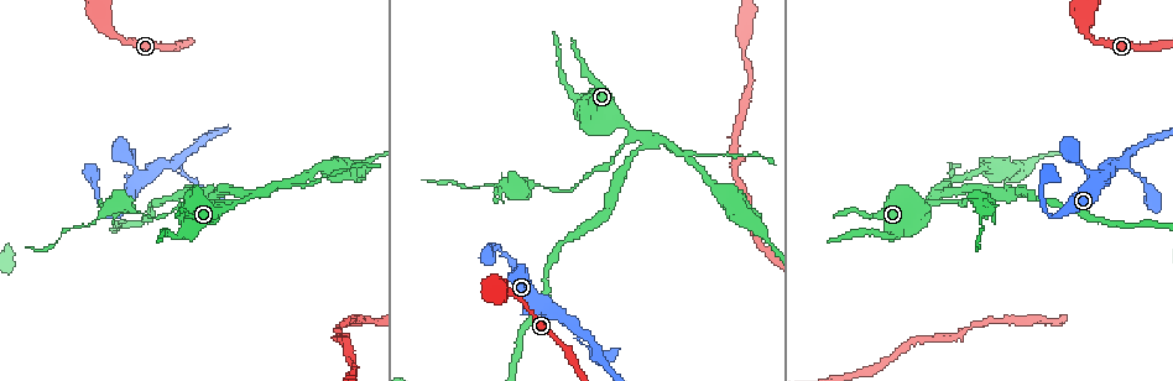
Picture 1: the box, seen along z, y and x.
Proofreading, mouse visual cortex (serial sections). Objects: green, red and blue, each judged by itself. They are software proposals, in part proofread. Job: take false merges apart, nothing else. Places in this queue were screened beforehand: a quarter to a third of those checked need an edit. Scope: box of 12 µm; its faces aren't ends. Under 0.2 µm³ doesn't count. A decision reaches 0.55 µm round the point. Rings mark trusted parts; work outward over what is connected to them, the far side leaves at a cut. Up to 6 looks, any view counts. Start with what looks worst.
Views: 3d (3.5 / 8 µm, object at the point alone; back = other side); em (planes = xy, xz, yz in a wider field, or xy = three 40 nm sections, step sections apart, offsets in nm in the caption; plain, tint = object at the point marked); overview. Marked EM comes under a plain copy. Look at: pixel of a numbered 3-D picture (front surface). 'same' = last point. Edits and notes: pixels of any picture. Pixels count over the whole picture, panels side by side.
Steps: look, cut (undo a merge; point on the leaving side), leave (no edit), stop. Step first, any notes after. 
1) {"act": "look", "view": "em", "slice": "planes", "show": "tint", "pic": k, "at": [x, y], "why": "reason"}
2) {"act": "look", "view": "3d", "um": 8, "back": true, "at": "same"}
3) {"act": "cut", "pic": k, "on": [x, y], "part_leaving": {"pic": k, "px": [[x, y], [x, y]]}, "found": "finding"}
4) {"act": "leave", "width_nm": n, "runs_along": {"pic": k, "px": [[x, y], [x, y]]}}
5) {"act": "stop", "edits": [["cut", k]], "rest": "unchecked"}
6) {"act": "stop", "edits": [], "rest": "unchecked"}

{"act": "look", "view": "3d", "um": 3.5, "pic": 1, "at": [928, 195], "why": "calibre changes"}

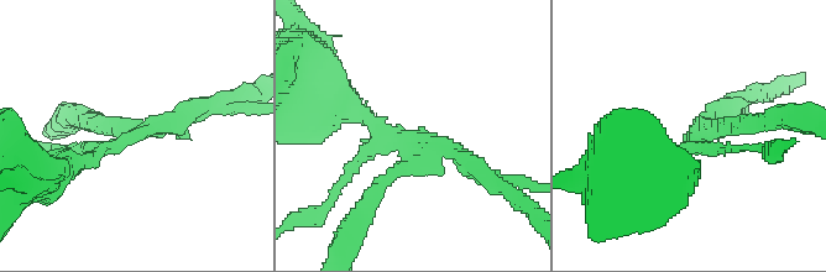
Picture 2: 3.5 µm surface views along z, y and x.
{"act": "look", "view": "em", "slice": "xy", "step": 2, "show": "tint", "pic": 2, "at": [404, 138], "arms": 4, "arm_widths_nm": [150, 200, 250, 250], "why": "now the EM"}

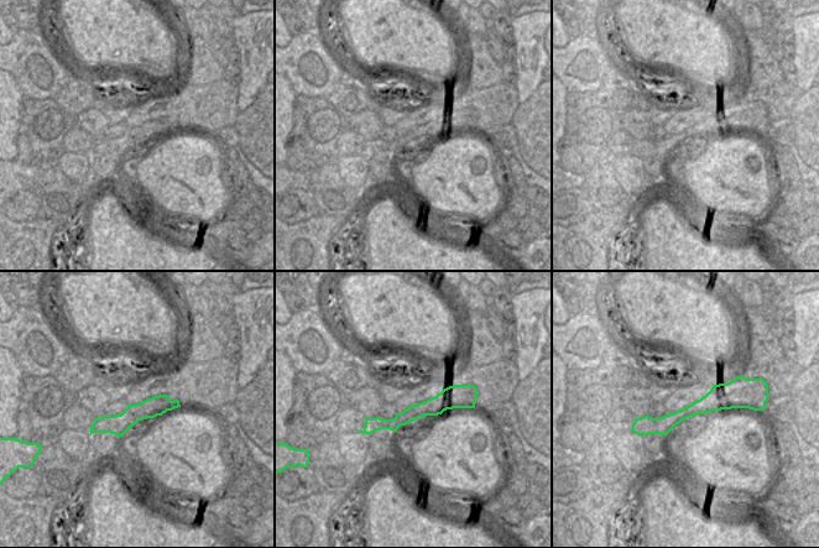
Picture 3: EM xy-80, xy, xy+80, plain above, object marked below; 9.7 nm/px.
{"act": "cut", "pic": 2, "on": [371, 205], "part_leaving": {"pic": 2, "px": [[395, 172], [356, 219], [341, 254]]}, "found": "two cells meet here"}

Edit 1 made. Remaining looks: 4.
{"act": "look", "view": "3d", "um": 3.5, "pic": 1, "at": [588, 172], "why": "thick turns thin"}

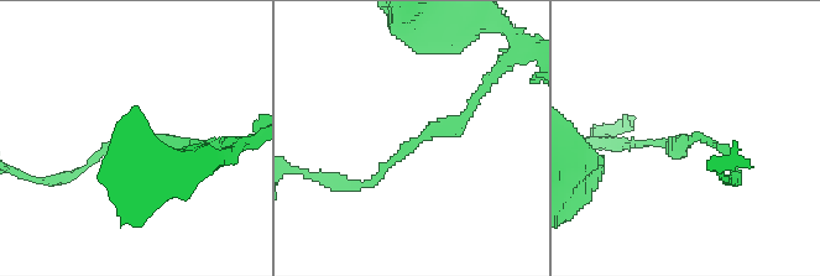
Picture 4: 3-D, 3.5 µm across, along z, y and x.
{"act": "look", "view": "em", "slice": "xy", "step": 3, "show": "tint", "pic": 4, "at": [412, 145], "arm_widths_nm": [100, 150]}

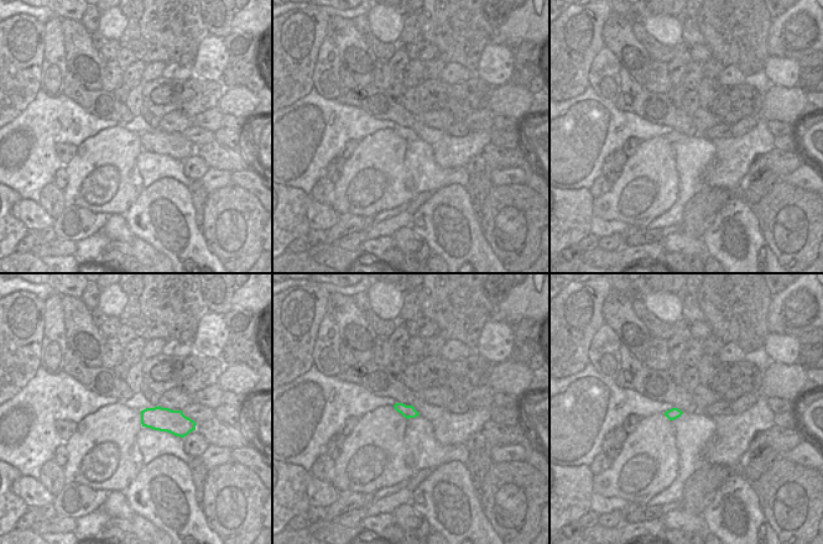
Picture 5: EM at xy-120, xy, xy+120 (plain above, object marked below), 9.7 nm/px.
{"act": "leave", "width_nm": 120, "runs_along": {"pic": 4, "px": [[199, 145], [124, 138], [74, 172]]}, "found": "one cell here"}

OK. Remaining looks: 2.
{"act": "look", "view": "3d", "um": 8, "pic": 1, "at": [570, 323], "why": "sudden change in width"}

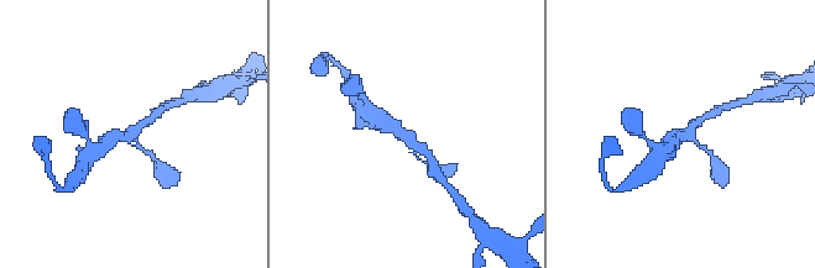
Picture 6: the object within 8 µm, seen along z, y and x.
{"act": "look", "view": "em", "slice": "xy", "step": 5, "show": "tint", "pic": 6, "at": [685, 136]}

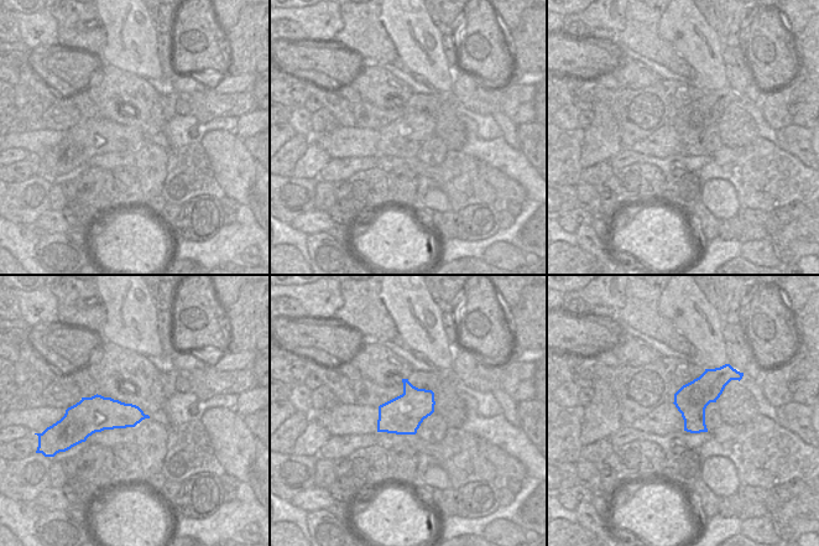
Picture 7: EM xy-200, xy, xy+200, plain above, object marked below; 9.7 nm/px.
{"act": "leave", "runs_along": {"pic": 6, "px": [[376, 117], [407, 137], [419, 158]]}, "found": "continuous, no second cell"}

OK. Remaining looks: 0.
{"act": "stop", "edits": [["cut", 2]], "rest": "unchecked"}

